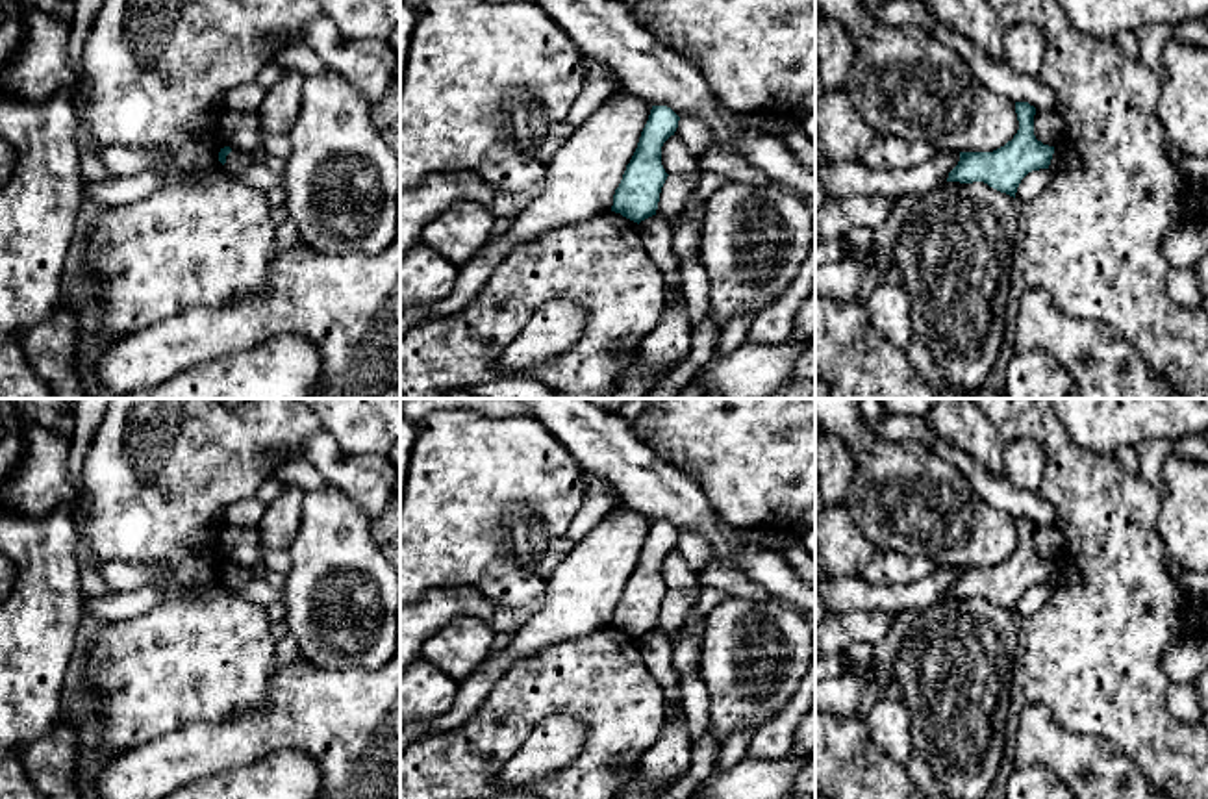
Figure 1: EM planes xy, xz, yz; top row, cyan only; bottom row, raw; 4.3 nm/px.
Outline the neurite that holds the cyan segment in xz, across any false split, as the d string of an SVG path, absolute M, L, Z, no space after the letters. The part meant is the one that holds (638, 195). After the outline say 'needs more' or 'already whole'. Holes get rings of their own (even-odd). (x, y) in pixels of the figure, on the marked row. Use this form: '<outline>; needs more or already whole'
M652 106L637 148L615 189L611 211L637 224L656 215L660 193L669 176L661 165L661 146L674 135L678 120L671 108Z; already whole

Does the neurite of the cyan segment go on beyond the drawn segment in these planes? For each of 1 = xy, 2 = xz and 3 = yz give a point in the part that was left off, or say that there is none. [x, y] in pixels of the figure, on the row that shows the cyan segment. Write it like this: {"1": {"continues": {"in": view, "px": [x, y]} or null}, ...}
{"1": {"continues": null}, "2": {"continues": null}, "3": {"continues": null}}

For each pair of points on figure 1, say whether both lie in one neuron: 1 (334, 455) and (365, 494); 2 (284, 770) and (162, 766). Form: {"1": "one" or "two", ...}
{"1": "one", "2": "two"}

